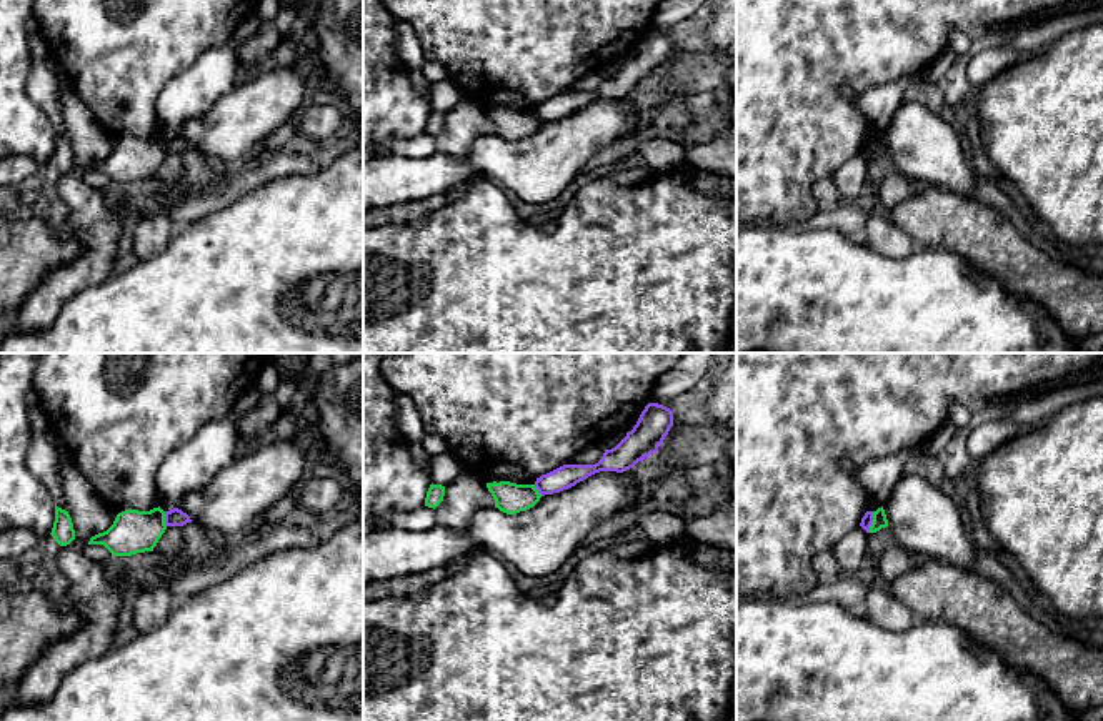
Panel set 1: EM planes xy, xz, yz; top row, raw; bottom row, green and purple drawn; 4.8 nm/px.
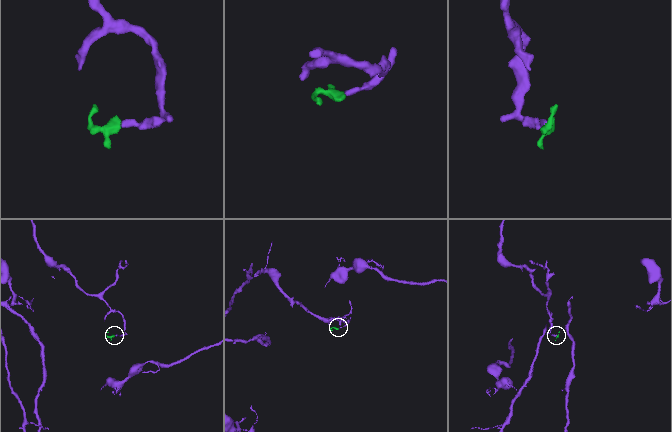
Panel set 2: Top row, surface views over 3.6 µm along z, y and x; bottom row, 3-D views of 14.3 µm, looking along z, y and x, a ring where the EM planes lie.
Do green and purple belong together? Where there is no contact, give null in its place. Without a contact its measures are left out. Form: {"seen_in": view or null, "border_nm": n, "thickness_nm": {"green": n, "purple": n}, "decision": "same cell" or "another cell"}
{"seen_in": "yz", "border_nm": 110, "thickness_nm": {"green": 70, "purple": 60}, "decision": "another cell"}

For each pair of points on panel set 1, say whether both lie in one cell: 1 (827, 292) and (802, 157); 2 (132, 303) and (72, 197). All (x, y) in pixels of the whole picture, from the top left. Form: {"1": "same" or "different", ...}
{"1": "different", "2": "different"}

